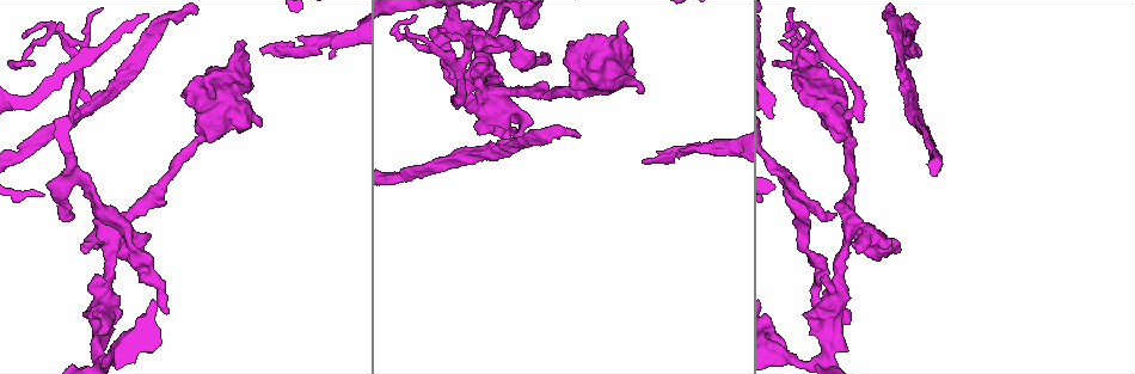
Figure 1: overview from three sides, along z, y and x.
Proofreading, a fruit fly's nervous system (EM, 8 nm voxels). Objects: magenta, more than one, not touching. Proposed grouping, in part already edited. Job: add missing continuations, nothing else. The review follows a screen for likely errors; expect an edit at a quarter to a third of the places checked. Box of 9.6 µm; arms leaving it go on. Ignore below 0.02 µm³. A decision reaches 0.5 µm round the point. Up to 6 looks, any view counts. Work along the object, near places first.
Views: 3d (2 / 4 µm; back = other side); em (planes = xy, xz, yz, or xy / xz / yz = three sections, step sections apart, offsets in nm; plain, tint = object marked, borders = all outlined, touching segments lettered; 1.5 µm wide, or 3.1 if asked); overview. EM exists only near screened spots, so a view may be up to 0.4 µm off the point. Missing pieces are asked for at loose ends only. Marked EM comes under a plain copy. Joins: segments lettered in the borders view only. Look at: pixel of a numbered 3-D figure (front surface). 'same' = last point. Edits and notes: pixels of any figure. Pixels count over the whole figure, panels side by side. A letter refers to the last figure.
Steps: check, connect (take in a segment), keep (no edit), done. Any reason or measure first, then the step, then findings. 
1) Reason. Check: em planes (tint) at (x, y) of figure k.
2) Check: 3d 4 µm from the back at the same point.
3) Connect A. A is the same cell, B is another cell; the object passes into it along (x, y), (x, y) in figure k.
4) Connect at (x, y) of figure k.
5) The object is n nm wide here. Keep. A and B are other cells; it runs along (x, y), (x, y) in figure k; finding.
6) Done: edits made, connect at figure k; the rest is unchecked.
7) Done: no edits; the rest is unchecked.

Free end. Check: 3d 4 µm at (73, 214) of figure 1.

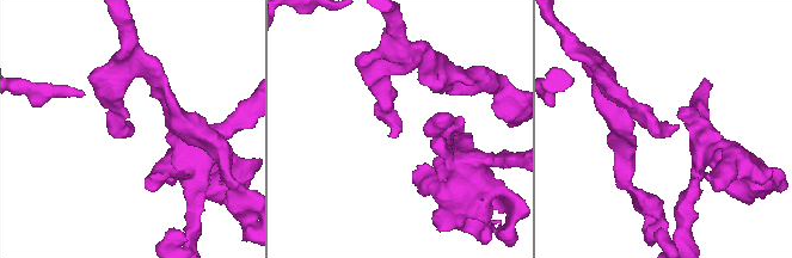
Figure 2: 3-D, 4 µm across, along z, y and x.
Shape alone is not enough. Check: em xz step 8 (tint) at (676, 127) of figure 2.

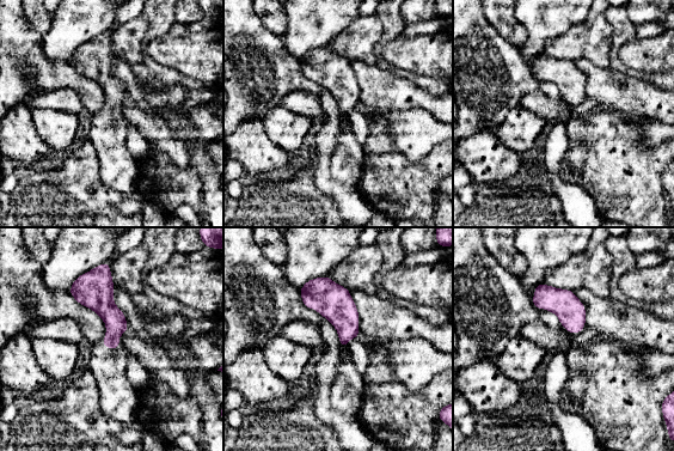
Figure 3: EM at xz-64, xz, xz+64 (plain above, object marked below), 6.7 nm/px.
Another direction. Check: em planes (borders) at the same point.

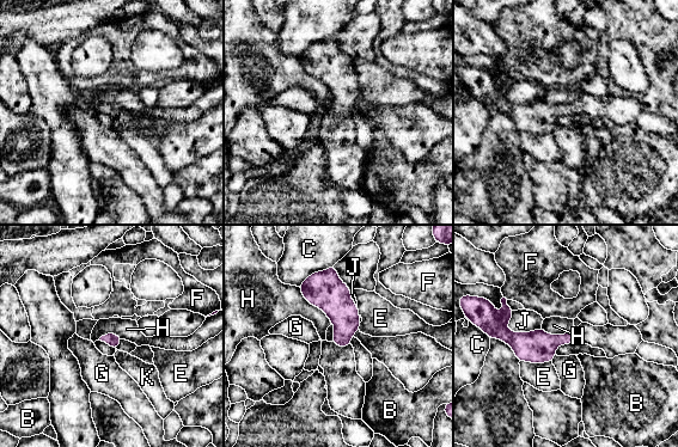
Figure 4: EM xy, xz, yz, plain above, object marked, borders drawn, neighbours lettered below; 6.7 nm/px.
The longest contact is with H, 340 nm. Keep. B, C, E, F, G, H, J and K are other cells; none of them fits.

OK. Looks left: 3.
Branch stops here. Check: em yz step 4 (tint) at (550, 61) of figure 1.

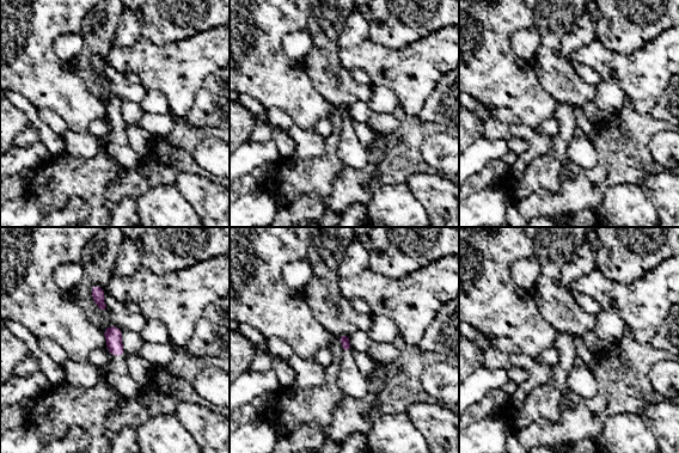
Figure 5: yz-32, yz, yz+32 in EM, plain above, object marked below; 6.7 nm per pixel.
Check: em planes (borders) at the same point.

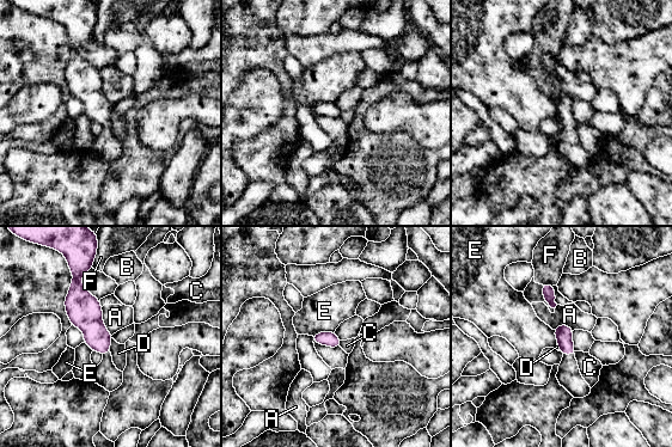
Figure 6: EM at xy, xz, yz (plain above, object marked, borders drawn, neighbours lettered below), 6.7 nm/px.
The longest contact is with A, 200 nm. Keep. A, B, C, D, E and F are other cells; no lettered segment goes on from it.

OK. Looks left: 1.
Done: no edits; the rest is unchecked.

